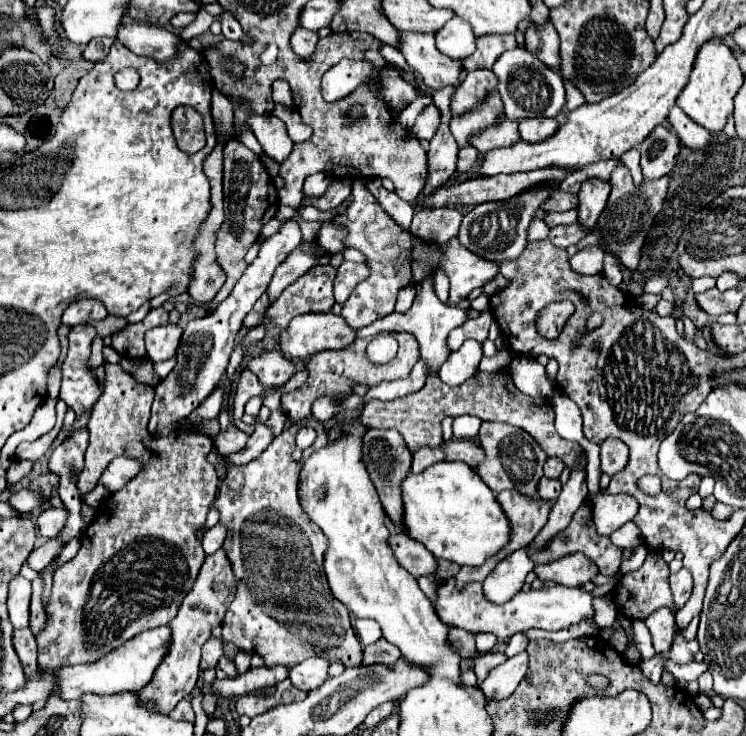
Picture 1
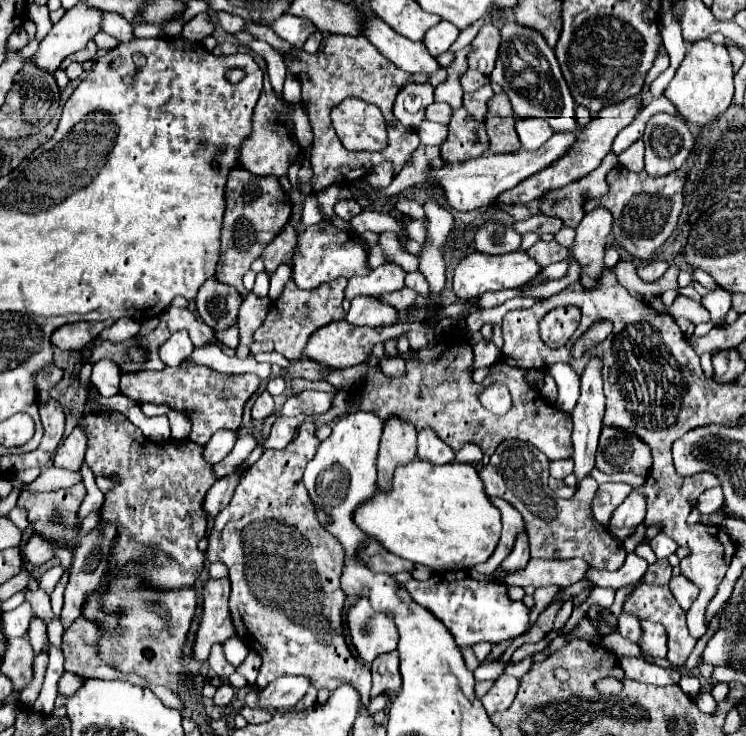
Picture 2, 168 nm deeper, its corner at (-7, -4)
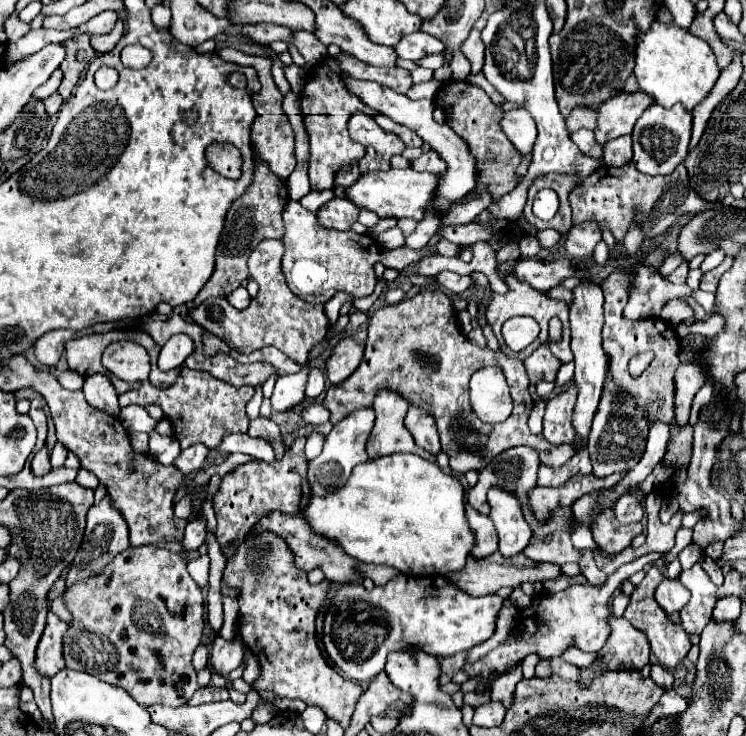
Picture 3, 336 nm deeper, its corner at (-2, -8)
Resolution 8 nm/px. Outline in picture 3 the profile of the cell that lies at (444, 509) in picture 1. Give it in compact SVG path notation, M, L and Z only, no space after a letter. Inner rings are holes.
M395 453L395 455L387 455L387 457L379 457L375 461L367 461L363 465L357 465L355 471L351 473L347 485L343 489L339 489L337 493L329 493L325 499L321 497L313 497L311 503L307 505L307 509L303 511L303 517L309 521L309 525L313 527L315 533L325 535L331 541L337 541L345 553L349 553L351 557L357 557L361 563L377 563L377 565L391 565L395 569L399 569L405 575L447 575L447 573L455 573L461 571L467 563L467 557L471 555L471 547L475 547L475 535L471 535L471 529L467 527L467 515L465 515L465 489L461 485L461 481L449 473L443 473L437 463L423 459L421 455L413 455L413 453Z

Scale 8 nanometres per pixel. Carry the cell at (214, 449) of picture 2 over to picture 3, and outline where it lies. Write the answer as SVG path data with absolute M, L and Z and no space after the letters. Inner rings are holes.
M197 443L197 445L191 445L189 449L181 451L181 455L175 461L175 467L179 471L183 471L185 475L195 475L203 469L207 457L209 457L209 447L203 447L201 443Z

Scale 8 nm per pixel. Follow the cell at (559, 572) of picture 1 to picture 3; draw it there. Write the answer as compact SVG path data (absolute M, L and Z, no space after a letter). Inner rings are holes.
M493 553L483 561L475 561L473 557L469 557L467 567L463 571L449 573L447 577L451 579L451 583L461 587L465 593L469 593L473 597L481 597L481 595L497 593L501 587L519 587L523 583L543 583L543 581L549 581L549 579L557 579L561 575L563 573L561 573L559 565L535 563L535 561L527 559L523 553L519 553L517 557L511 557L511 559L503 559L501 553Z

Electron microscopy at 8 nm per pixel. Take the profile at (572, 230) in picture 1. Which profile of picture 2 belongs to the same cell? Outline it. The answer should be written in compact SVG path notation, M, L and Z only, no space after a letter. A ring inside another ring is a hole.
M562 227L556 235L554 235L554 239L560 243L560 245L564 245L564 247L572 247L572 243L574 243L574 229L572 227Z

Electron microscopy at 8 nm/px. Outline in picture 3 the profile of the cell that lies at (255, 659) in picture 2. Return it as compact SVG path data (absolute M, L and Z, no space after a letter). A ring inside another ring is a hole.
M247 657L245 659L245 671L243 671L243 679L251 685L260 675L260 665L257 657Z

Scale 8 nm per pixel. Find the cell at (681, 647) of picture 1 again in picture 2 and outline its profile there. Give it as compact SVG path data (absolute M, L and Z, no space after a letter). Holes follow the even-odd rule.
M658 559L654 565L648 567L646 575L644 575L644 583L632 591L632 595L626 599L626 603L650 603L650 621L658 621L666 627L666 635L668 635L668 655L666 659L672 663L672 667L682 667L688 659L688 655L692 653L696 639L688 633L686 627L686 613L682 611L682 607L676 603L674 595L668 589L668 581L672 577L672 565L668 563L668 559Z

